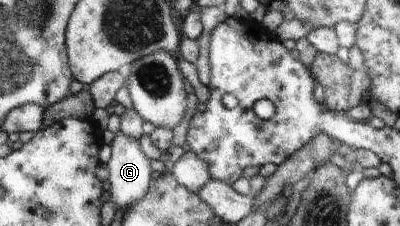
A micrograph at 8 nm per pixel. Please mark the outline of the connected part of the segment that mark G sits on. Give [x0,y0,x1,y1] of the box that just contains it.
[106,131,150,209]

